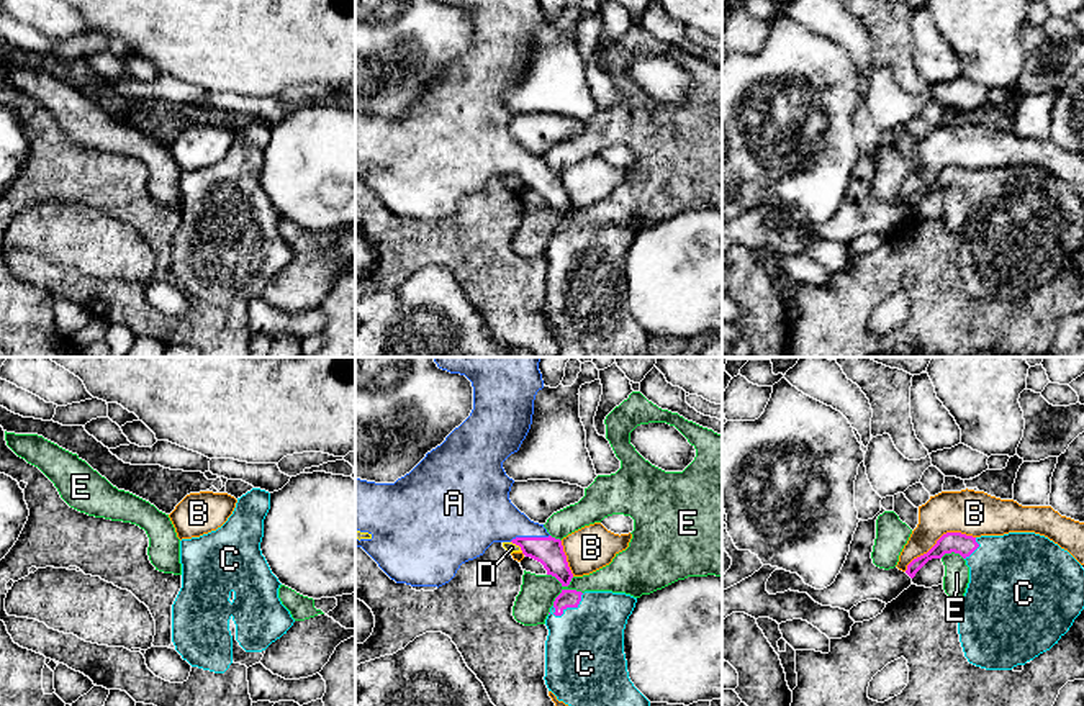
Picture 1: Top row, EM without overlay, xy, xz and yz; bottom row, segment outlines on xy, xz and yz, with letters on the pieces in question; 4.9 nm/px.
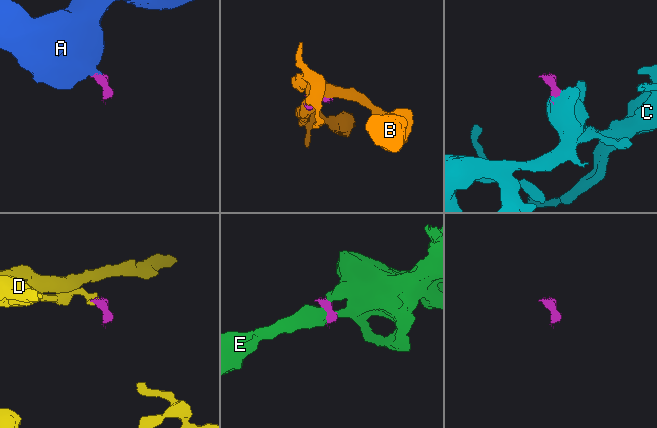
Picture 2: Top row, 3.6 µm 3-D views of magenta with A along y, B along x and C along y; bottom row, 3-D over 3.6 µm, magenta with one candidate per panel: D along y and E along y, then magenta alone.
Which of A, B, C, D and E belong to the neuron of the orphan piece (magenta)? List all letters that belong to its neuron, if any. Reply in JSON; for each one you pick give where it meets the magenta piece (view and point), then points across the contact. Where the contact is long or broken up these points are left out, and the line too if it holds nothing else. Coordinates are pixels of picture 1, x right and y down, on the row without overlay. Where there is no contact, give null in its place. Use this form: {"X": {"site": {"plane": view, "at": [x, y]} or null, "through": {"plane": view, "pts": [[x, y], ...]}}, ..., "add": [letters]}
{"A": {"site": {"plane": "xz", "at": [529, 171]}}, "C": {"site": {"plane": "xz", "at": [569, 239]}, "through": {"plane": "xz", "pts": [[569, 231], [569, 239], [585, 262], [585, 287]]}}, "add": ["A", "C"]}

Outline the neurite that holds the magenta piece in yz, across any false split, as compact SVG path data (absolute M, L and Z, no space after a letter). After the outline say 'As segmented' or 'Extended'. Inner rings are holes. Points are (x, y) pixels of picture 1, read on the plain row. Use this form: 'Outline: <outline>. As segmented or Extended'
Outline: M946 165L906 206L915 206L932 192L960 187L969 200L969 216L961 231L960 275L969 296L986 303L1012 303L1050 283L1084 242L1084 201L1058 177L1035 165L973 170Z. Extended

